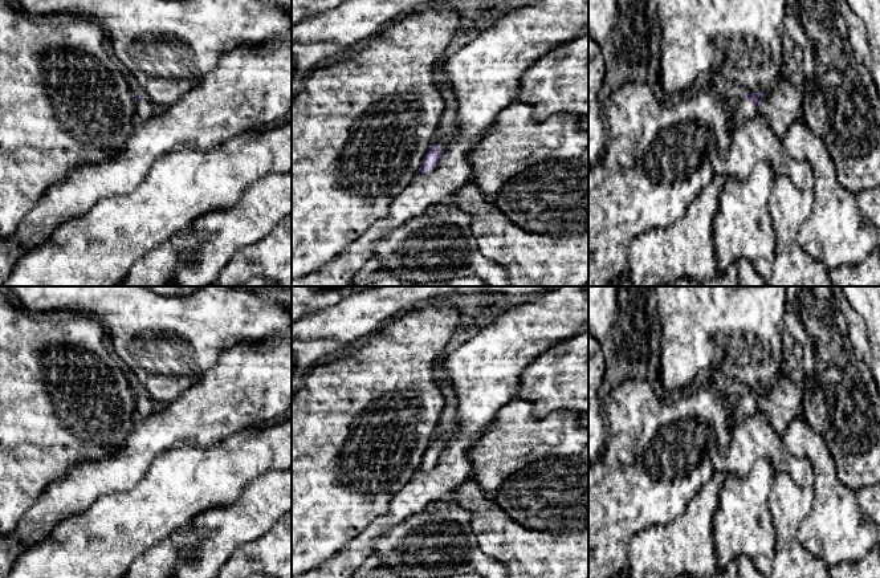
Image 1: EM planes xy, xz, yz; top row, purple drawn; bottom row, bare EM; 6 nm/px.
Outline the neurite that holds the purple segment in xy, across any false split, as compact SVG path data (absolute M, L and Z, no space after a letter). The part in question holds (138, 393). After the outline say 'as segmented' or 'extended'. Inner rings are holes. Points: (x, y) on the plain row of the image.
M137 390L135 392L135 404L137 419L147 418L159 410L159 406L140 390Z | extended

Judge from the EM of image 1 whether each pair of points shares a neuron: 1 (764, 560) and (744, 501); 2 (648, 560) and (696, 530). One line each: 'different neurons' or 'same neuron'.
1: same neuron
2: same neuron

